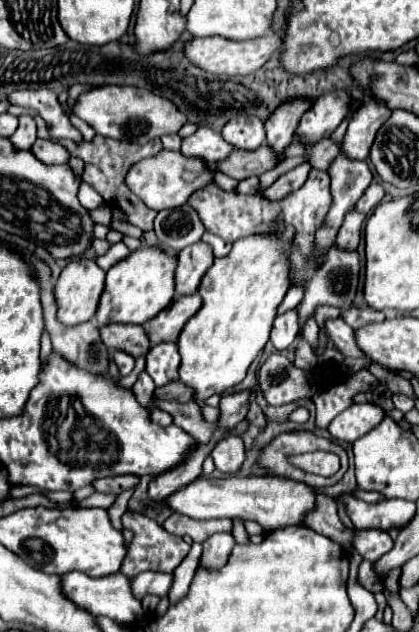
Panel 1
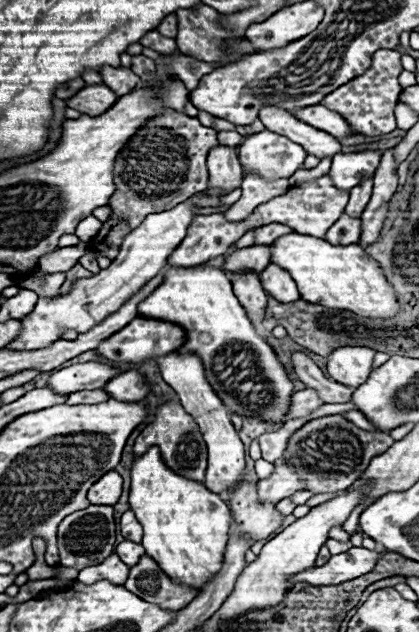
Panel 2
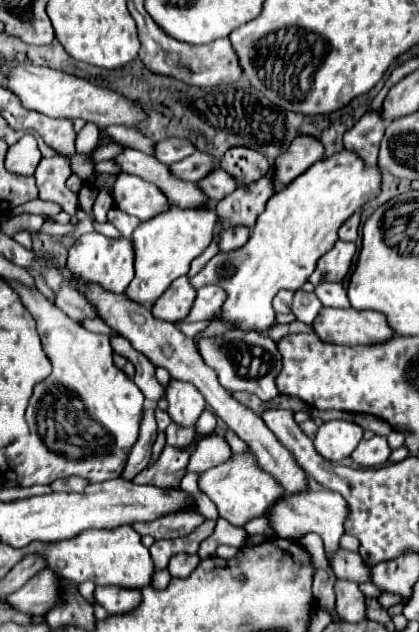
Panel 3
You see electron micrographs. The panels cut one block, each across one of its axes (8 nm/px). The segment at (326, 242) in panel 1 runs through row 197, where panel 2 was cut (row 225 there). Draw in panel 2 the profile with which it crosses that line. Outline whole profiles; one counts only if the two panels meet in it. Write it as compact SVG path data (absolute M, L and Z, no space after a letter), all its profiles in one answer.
M342 214L326 232L326 240L330 244L356 244L360 240L360 232L360 218Z

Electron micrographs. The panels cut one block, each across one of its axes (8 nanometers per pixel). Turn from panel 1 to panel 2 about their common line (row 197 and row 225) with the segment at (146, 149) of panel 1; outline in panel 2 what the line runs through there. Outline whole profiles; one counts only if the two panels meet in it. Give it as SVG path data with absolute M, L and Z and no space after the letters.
M164 110L152 116L118 152L114 160L114 184L116 190L110 196L110 218L102 224L98 234L90 240L90 248L110 260L116 258L122 238L146 218L146 214L156 214L170 210L178 202L206 190L208 168L206 156L210 148L218 146L216 130L206 128L184 112Z

